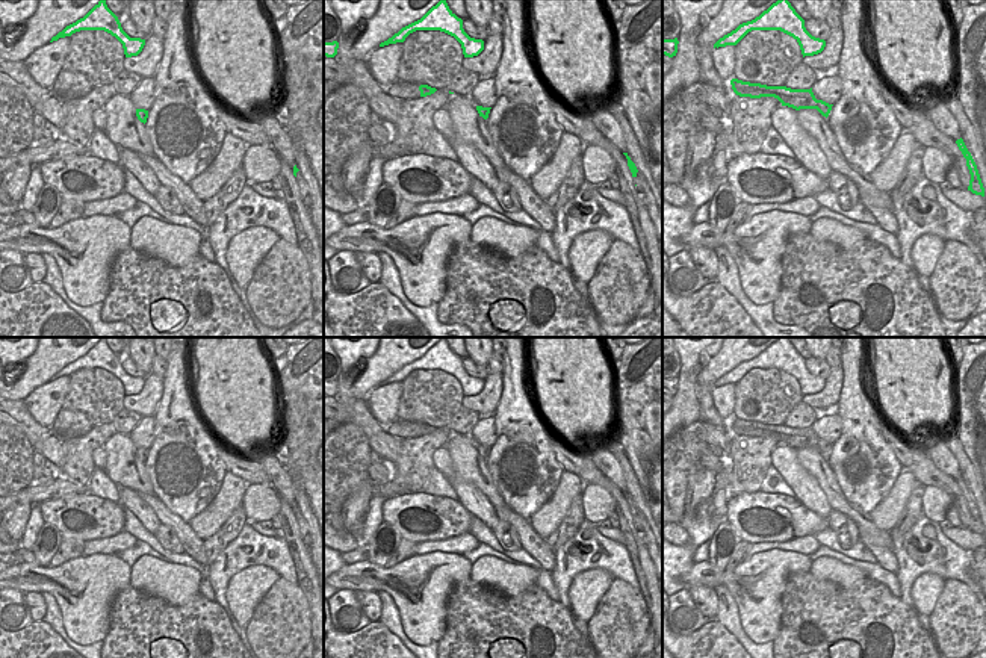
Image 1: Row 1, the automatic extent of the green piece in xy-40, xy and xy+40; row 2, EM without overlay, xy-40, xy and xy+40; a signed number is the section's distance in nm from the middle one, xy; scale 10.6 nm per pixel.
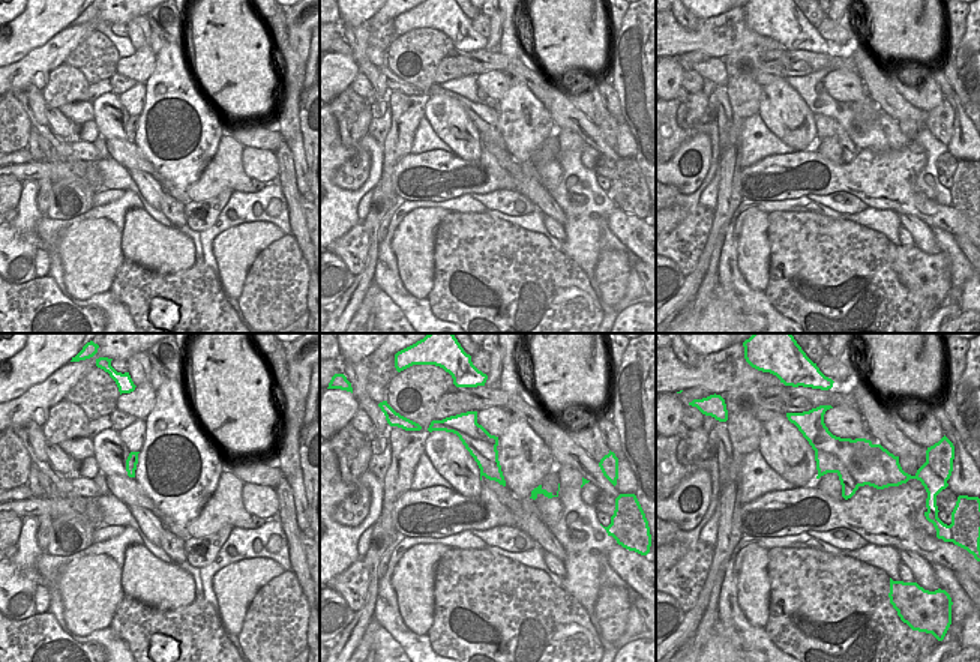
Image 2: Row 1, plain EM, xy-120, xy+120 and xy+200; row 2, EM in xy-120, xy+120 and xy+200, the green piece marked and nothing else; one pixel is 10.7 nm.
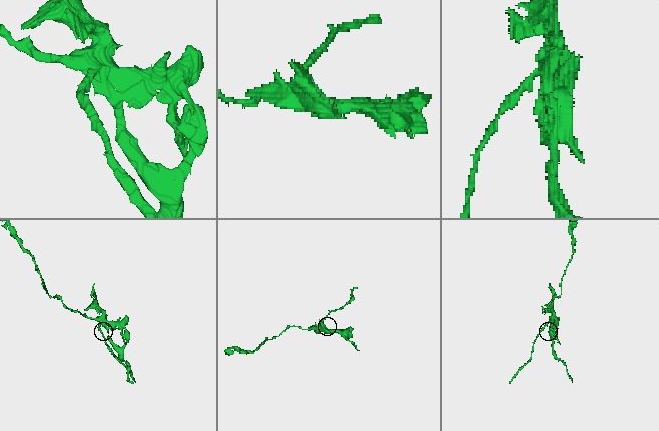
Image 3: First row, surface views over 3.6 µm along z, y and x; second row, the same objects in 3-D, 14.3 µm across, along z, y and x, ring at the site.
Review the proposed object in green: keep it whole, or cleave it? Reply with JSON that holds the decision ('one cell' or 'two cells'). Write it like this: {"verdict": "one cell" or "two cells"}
{"verdict": "two cells"}

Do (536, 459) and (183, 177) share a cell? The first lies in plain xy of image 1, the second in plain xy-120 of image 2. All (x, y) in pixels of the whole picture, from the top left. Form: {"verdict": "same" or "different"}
{"verdict": "same"}

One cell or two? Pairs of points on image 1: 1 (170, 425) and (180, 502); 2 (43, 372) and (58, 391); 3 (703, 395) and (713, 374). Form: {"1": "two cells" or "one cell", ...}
{"1": "one cell", "2": "two cells", "3": "two cells"}

